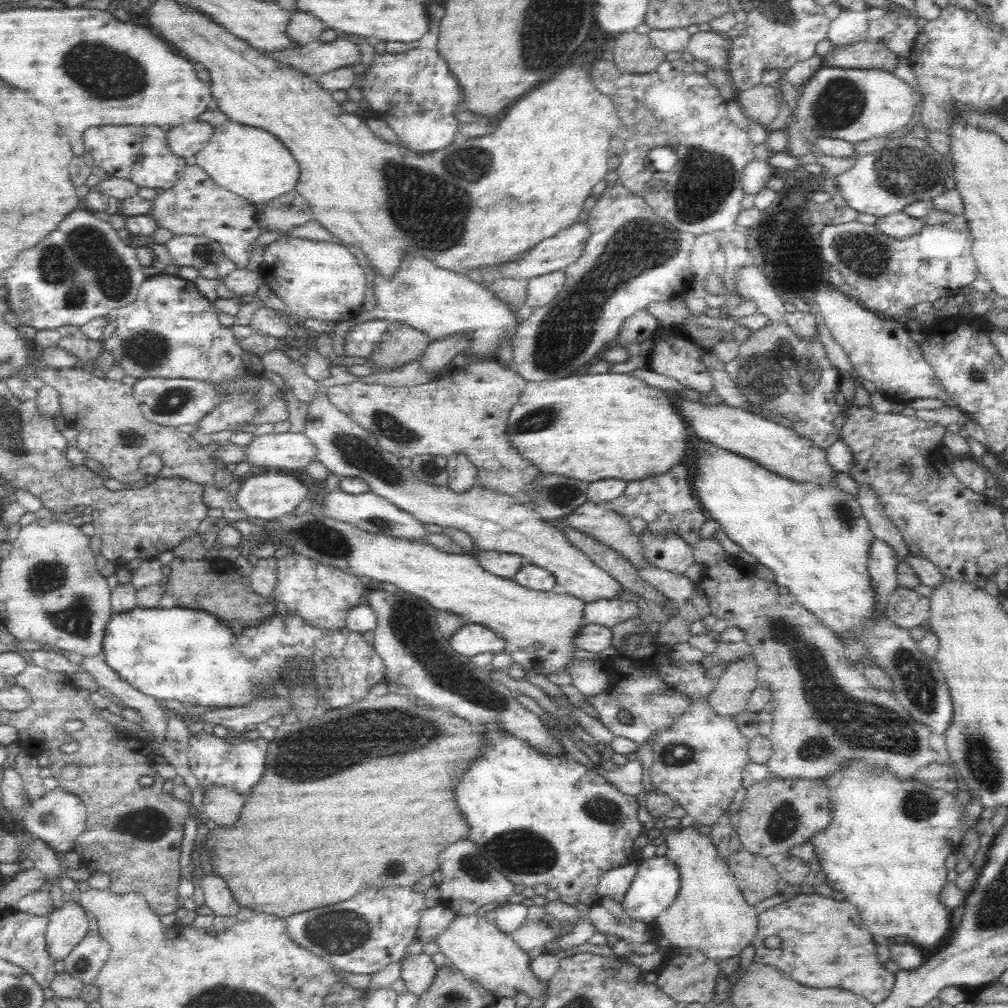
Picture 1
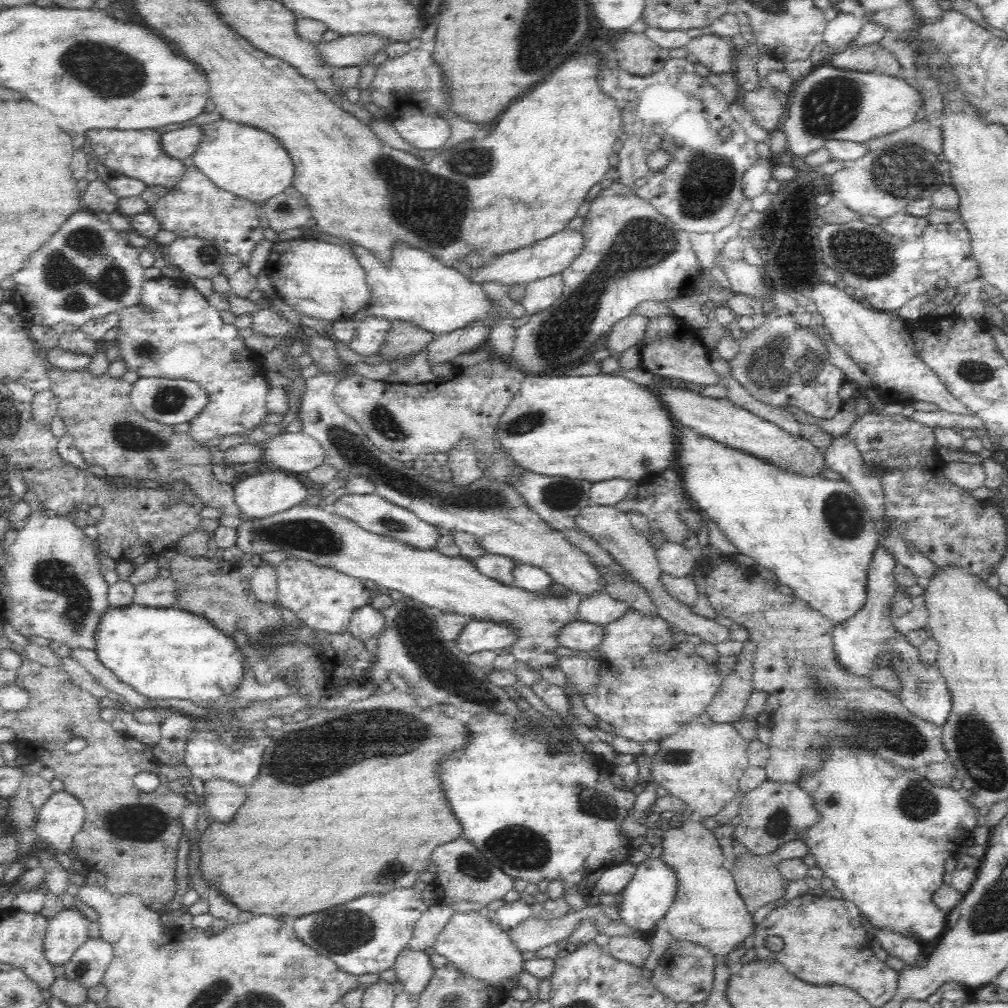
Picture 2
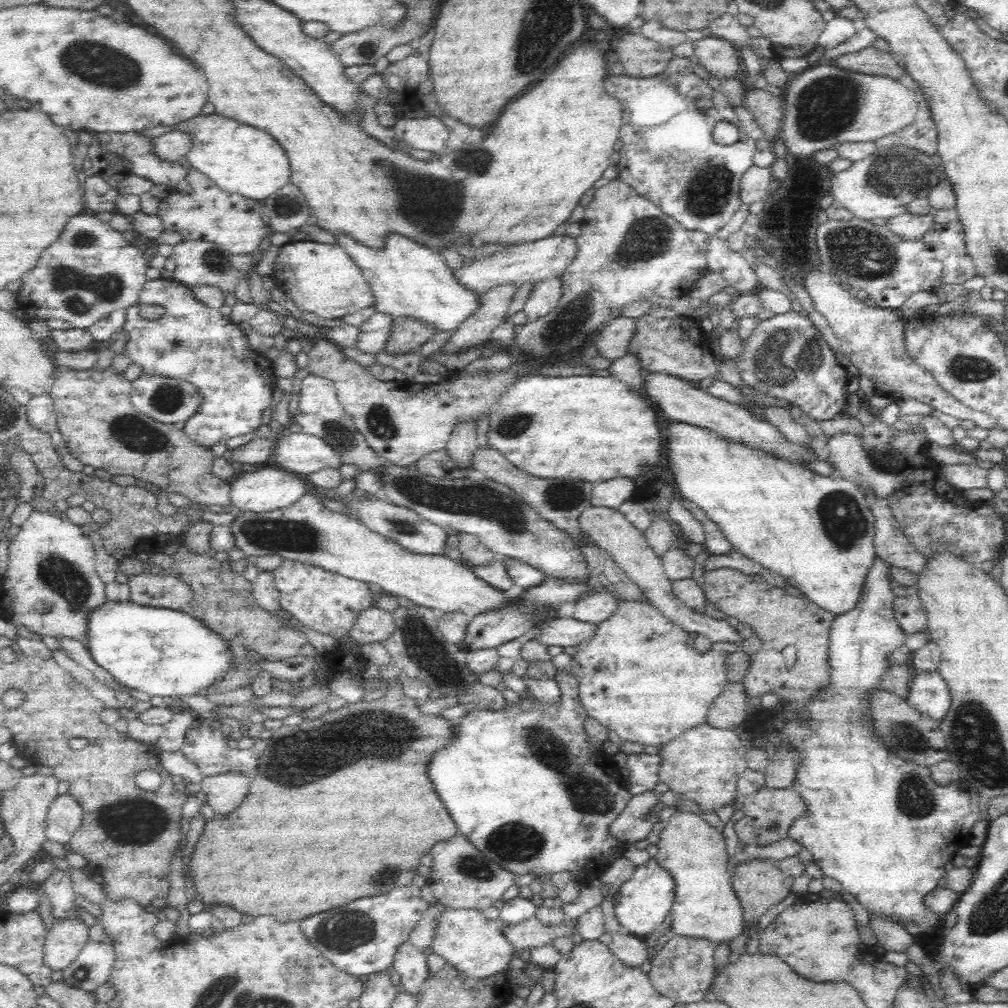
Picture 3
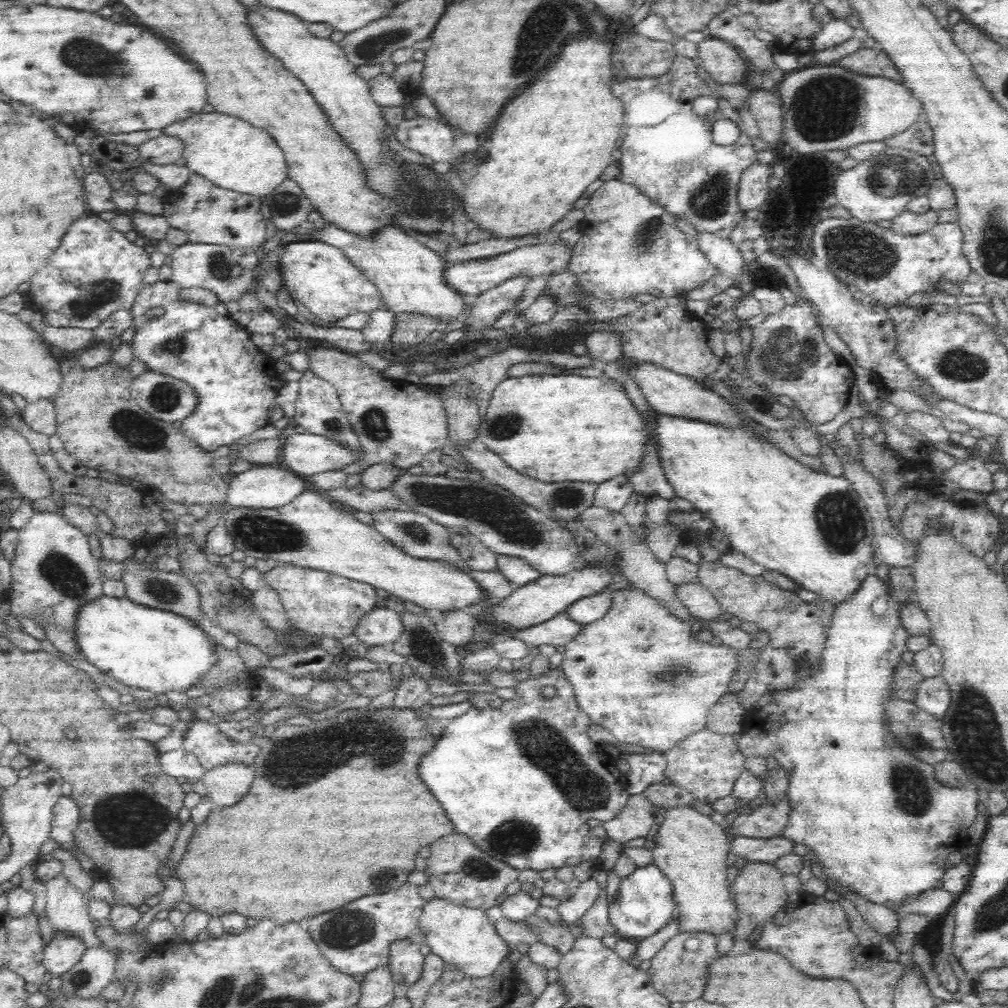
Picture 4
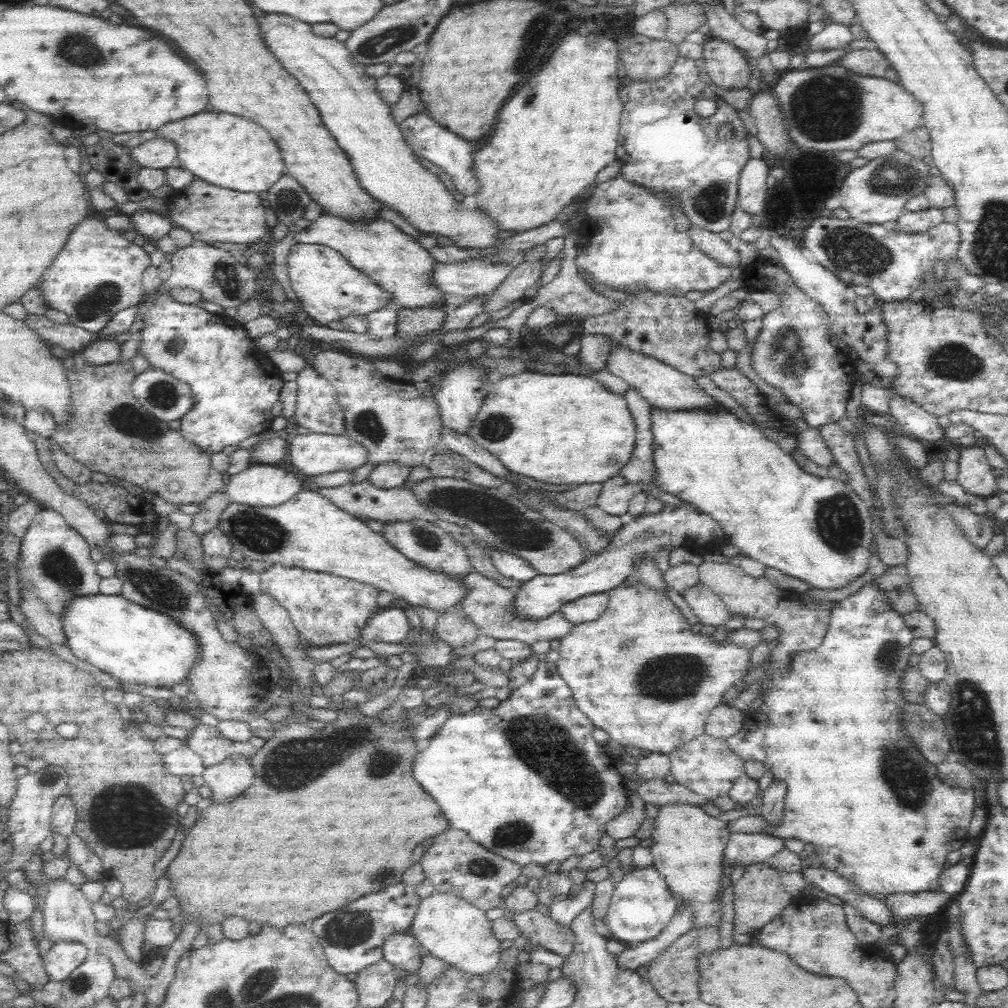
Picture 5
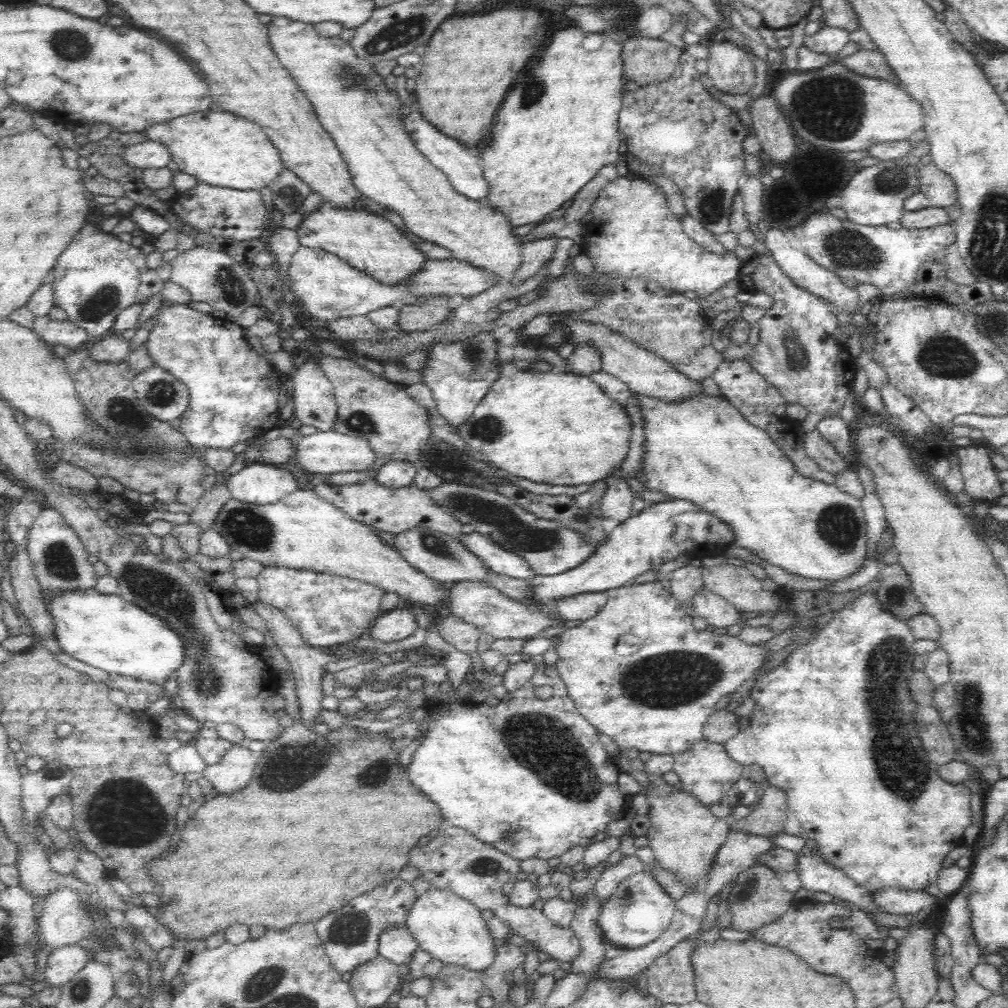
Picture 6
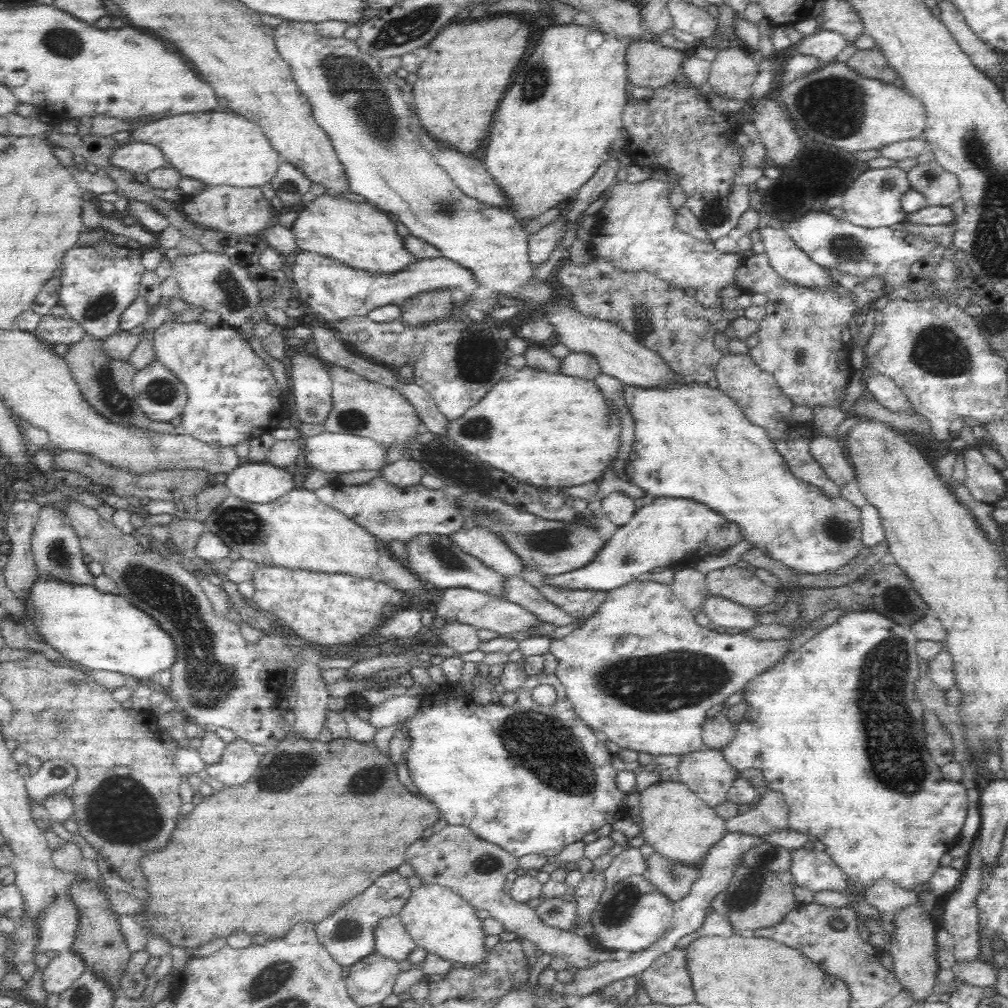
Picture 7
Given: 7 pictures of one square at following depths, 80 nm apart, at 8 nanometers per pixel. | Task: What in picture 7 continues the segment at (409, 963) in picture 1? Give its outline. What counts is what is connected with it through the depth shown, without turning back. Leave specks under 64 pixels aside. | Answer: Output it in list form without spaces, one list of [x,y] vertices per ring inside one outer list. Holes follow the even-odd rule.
[[[389,916],[375,930],[375,952],[394,962],[408,960],[418,948],[408,934],[401,917]]]

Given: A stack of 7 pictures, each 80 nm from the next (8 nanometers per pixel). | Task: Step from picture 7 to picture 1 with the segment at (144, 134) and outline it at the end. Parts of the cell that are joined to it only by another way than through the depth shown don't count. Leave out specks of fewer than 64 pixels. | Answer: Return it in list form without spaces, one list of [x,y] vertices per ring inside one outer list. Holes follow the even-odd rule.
[[[228,121],[215,127],[212,140],[195,154],[195,163],[222,188],[242,196],[261,208],[295,190],[299,181],[299,164],[294,155],[271,132]]]

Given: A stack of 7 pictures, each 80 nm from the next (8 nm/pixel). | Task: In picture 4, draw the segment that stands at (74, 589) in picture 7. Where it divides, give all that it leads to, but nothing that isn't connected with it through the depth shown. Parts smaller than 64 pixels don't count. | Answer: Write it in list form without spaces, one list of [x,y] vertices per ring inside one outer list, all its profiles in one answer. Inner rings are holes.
[[[102,596],[85,604],[77,614],[77,633],[74,637],[88,663],[124,686],[150,690],[156,696],[169,692],[184,693],[194,685],[200,685],[218,660],[215,643],[196,622],[172,611],[136,604],[128,597]]]

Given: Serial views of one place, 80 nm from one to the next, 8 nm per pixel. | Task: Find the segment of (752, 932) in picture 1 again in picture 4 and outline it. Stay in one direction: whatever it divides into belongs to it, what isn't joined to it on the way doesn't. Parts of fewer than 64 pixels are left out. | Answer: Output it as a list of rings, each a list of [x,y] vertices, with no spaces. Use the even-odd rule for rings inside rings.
[[[688,806],[667,810],[661,826],[655,829],[653,864],[672,883],[676,903],[674,917],[680,921],[680,933],[708,933],[718,938],[721,934],[733,934],[738,922],[738,907],[734,902],[726,869],[730,843],[723,825]]]

